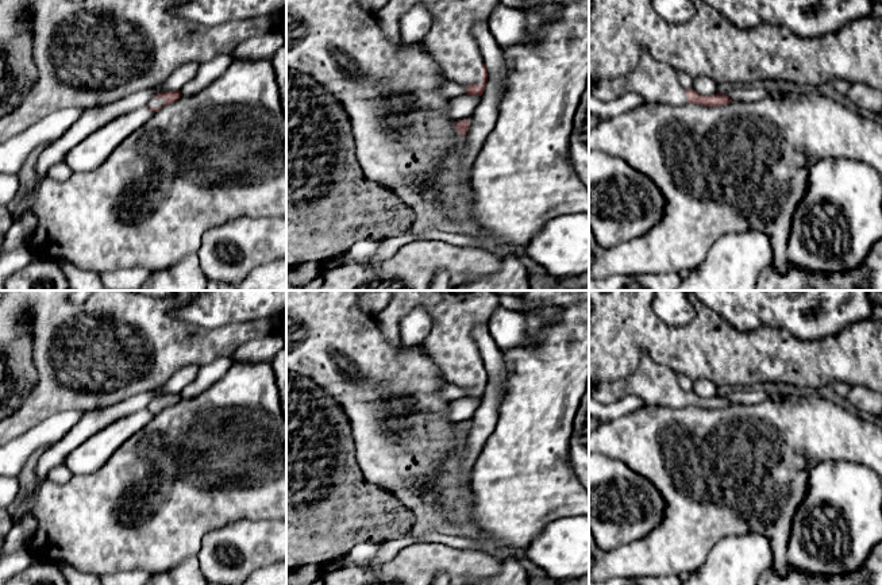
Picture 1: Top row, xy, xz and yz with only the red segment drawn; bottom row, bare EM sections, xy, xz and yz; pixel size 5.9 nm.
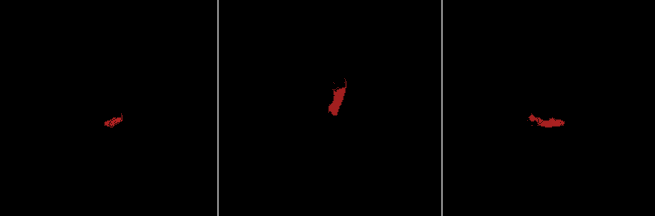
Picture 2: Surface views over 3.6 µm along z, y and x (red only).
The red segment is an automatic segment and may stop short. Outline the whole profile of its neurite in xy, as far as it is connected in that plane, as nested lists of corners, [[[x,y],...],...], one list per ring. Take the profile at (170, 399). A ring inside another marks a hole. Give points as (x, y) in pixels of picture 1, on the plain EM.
[[[169,393],[169,395],[157,396],[146,409],[155,416],[162,409],[177,404],[181,399],[182,397],[180,393]]]

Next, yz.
[[[643,357],[638,370],[625,378],[612,382],[601,382],[590,386],[590,393],[598,403],[609,405],[625,396],[638,396],[646,405],[665,405],[671,408],[697,407],[705,409],[721,409],[732,403],[717,395],[702,399],[692,392],[685,392],[677,374],[663,365],[655,363],[650,357]]]

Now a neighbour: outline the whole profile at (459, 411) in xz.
[[[461,397],[452,400],[447,408],[447,417],[454,423],[466,423],[473,419],[482,399]]]

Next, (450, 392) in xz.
[[[444,384],[439,389],[439,395],[442,399],[452,401],[461,397],[466,397],[466,389],[454,384]]]

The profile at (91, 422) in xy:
[[[159,389],[139,393],[131,399],[123,400],[115,405],[90,409],[82,413],[73,428],[57,443],[49,446],[39,457],[36,465],[36,486],[47,480],[47,474],[55,466],[66,462],[70,451],[88,440],[93,434],[140,409],[146,409],[158,396]]]

